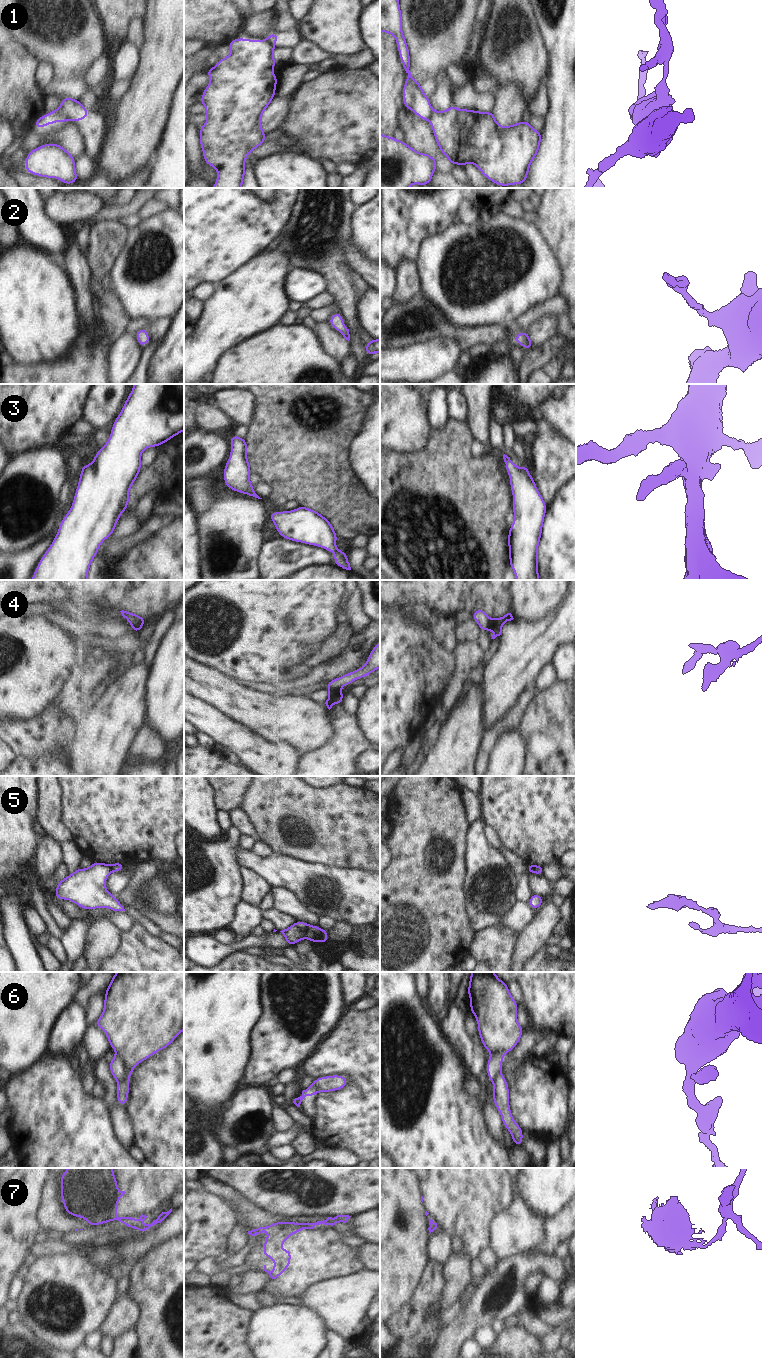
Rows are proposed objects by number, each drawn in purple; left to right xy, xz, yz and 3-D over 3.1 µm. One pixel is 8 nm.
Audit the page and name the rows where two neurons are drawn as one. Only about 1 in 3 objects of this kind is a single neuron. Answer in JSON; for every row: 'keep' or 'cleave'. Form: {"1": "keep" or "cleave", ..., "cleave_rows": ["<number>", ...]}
{"1": "cleave", "2": "keep", "3": "keep", "4": "cleave", "5": "cleave", "6": "cleave", "7": "cleave", "cleave_rows": ["1", "4", "5", "6", "7"]}

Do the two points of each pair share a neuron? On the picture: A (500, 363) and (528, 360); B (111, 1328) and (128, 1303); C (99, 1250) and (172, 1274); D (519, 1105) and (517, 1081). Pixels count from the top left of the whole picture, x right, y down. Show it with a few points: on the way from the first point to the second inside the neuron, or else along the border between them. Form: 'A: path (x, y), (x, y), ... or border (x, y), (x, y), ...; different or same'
A: border (517, 367), (518, 373); different
B: path (117, 1322), (127, 1309); same
C: border (133, 1262), (129, 1267); different
D: path (519, 1099), (519, 1087); same

